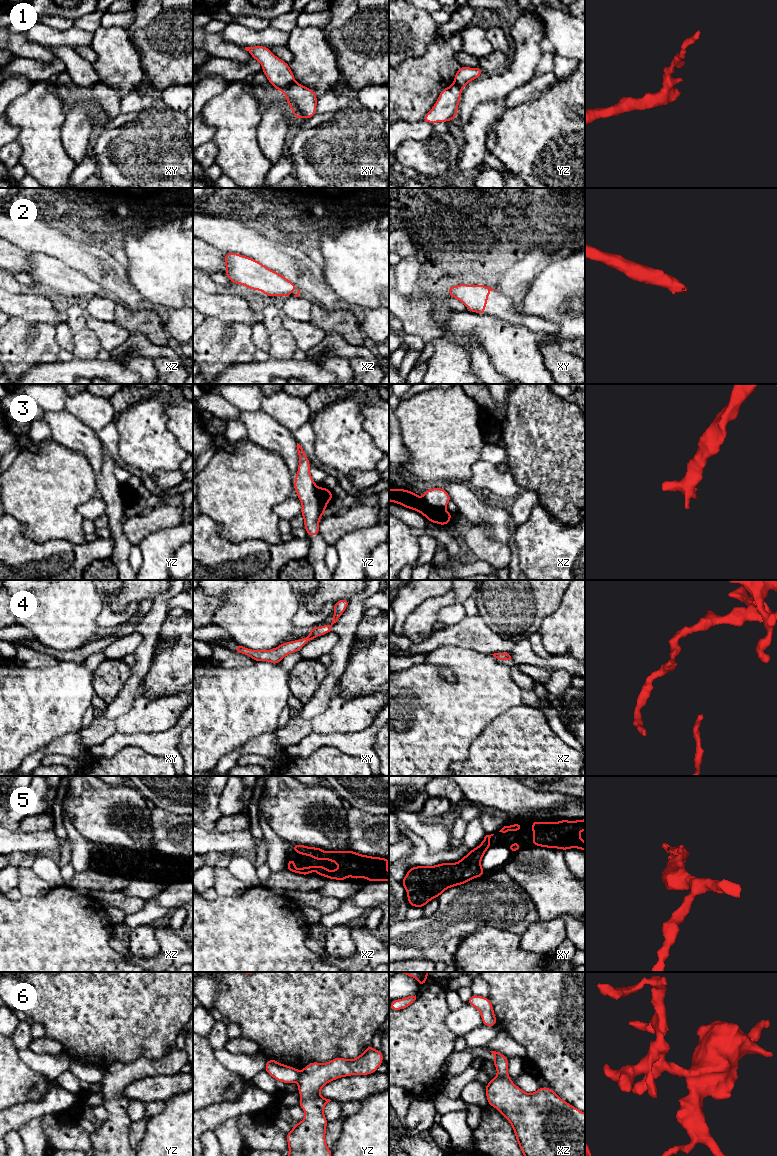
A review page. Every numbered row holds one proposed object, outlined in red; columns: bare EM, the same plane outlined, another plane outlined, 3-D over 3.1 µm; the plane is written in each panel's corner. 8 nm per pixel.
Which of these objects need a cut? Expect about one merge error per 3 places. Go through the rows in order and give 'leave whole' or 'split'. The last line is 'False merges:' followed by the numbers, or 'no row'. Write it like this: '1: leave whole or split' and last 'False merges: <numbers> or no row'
1: split
2: leave whole
3: split
4: leave whole
5: leave whole
6: split
False merges: 1, 3, 6

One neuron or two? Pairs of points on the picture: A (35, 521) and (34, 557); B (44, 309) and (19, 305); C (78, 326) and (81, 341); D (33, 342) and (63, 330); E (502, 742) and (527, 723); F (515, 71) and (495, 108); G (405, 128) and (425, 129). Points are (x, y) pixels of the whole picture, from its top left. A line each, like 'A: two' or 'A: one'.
A: two
B: one
C: one
D: two
E: one
F: two
G: one

